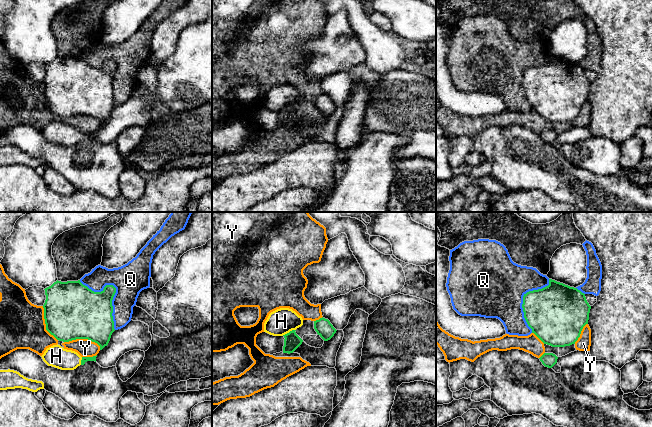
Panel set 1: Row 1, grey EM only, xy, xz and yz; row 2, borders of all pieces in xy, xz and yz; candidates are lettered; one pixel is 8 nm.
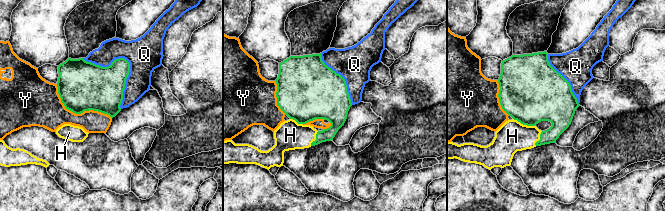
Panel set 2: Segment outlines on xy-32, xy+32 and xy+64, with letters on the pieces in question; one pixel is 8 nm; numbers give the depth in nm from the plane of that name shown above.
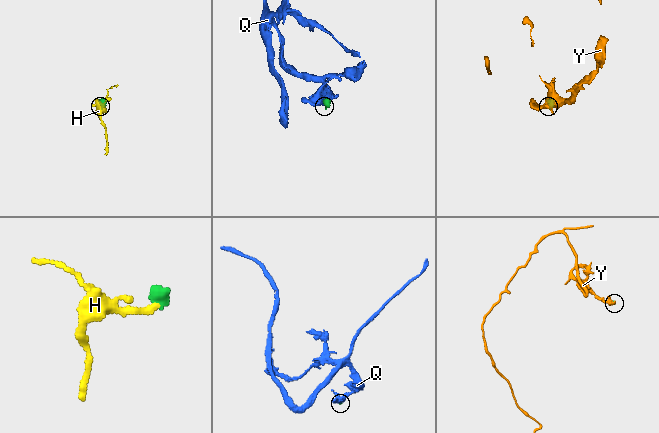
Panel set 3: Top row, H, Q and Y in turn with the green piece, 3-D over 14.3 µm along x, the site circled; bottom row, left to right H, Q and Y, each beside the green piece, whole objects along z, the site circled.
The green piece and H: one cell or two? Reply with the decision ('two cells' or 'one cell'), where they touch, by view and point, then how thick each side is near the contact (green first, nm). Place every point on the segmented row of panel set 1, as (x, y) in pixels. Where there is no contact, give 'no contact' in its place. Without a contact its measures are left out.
one cell; meets green in xz at (289, 332); 140 nm thick on the green side, 200 nm on the other

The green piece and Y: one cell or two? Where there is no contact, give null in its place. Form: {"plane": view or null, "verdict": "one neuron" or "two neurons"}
{"plane": "xy", "verdict": "two neurons"}

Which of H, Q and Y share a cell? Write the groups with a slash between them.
H / Q / Y

